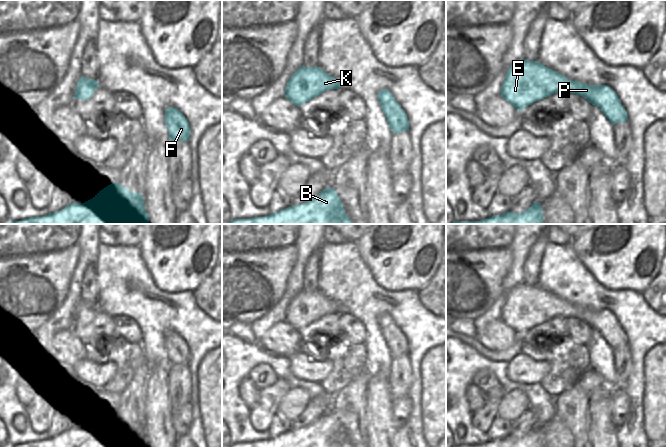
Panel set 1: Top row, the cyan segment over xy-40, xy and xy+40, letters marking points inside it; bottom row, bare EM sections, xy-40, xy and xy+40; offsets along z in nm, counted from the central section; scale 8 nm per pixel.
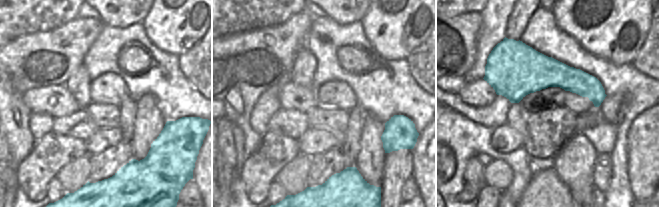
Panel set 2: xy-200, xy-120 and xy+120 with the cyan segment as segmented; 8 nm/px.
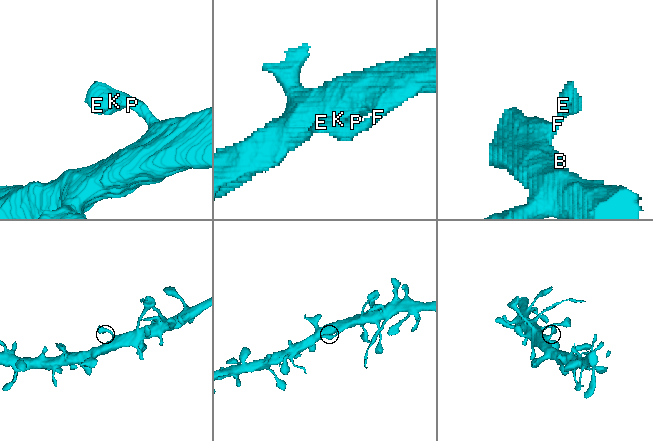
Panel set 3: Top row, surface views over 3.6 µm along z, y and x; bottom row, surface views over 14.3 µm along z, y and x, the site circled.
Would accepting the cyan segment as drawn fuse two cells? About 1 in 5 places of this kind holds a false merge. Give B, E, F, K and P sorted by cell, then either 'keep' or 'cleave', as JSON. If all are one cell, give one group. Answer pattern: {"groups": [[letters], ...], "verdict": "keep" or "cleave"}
{"groups": [["B", "E", "F", "K", "P"]], "verdict": "keep"}

